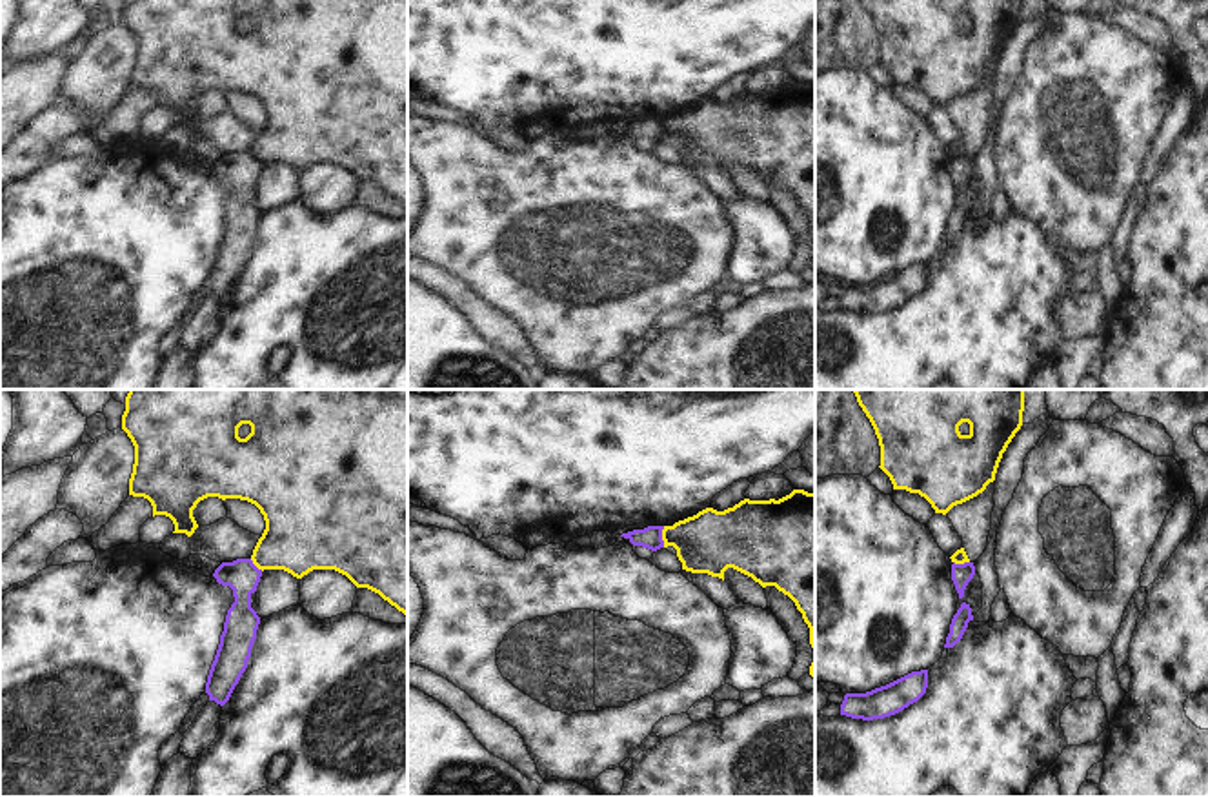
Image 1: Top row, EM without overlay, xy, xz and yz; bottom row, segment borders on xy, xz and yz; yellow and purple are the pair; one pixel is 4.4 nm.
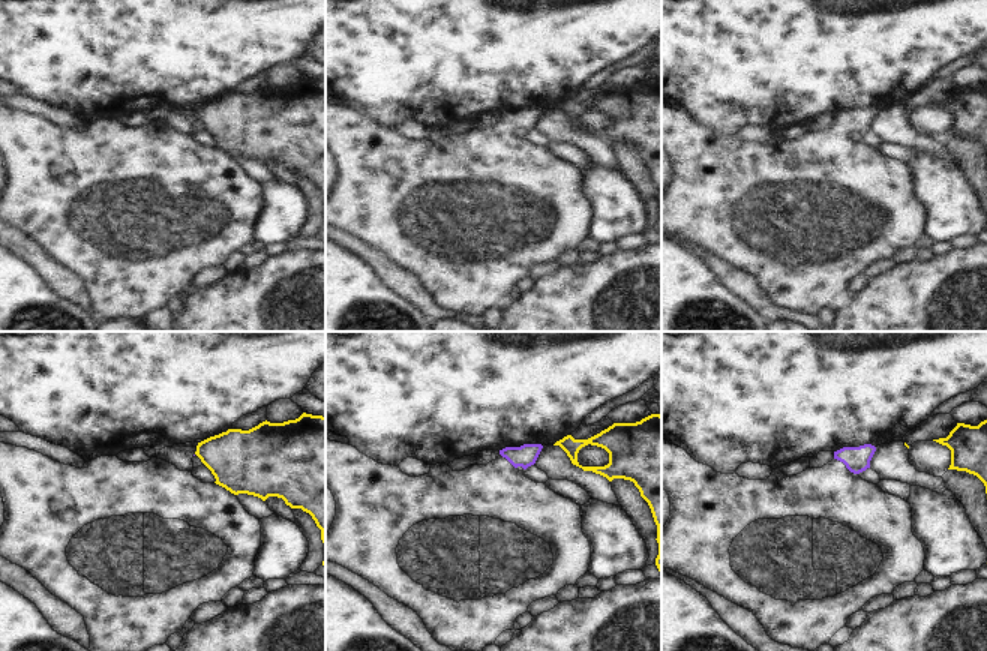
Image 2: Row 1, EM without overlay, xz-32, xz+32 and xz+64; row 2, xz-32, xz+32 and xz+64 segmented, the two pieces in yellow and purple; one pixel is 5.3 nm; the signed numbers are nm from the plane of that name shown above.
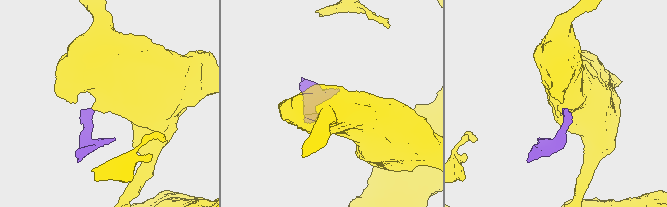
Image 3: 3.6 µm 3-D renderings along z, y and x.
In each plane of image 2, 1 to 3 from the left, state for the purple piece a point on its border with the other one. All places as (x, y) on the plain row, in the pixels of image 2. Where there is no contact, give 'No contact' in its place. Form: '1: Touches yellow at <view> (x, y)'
1: No contact
2: No contact
3: No contact.

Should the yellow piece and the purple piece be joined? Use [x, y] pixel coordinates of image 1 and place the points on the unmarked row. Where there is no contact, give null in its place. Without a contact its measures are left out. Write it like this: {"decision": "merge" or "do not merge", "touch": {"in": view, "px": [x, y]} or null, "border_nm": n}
{"decision": "do not merge", "touch": {"in": "xz", "px": [663, 130]}, "border_nm": 100}

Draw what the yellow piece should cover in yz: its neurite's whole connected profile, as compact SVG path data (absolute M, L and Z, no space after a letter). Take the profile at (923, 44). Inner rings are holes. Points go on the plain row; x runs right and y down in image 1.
M862 0L893 82L924 89L946 107L995 73L1024 0Z

